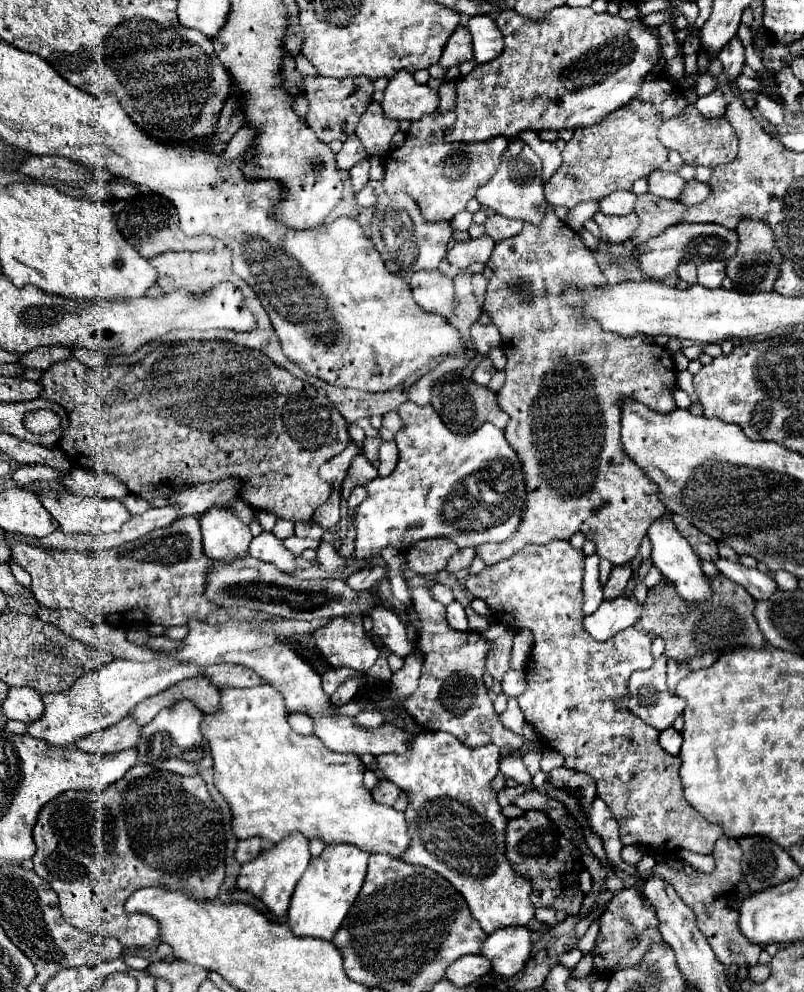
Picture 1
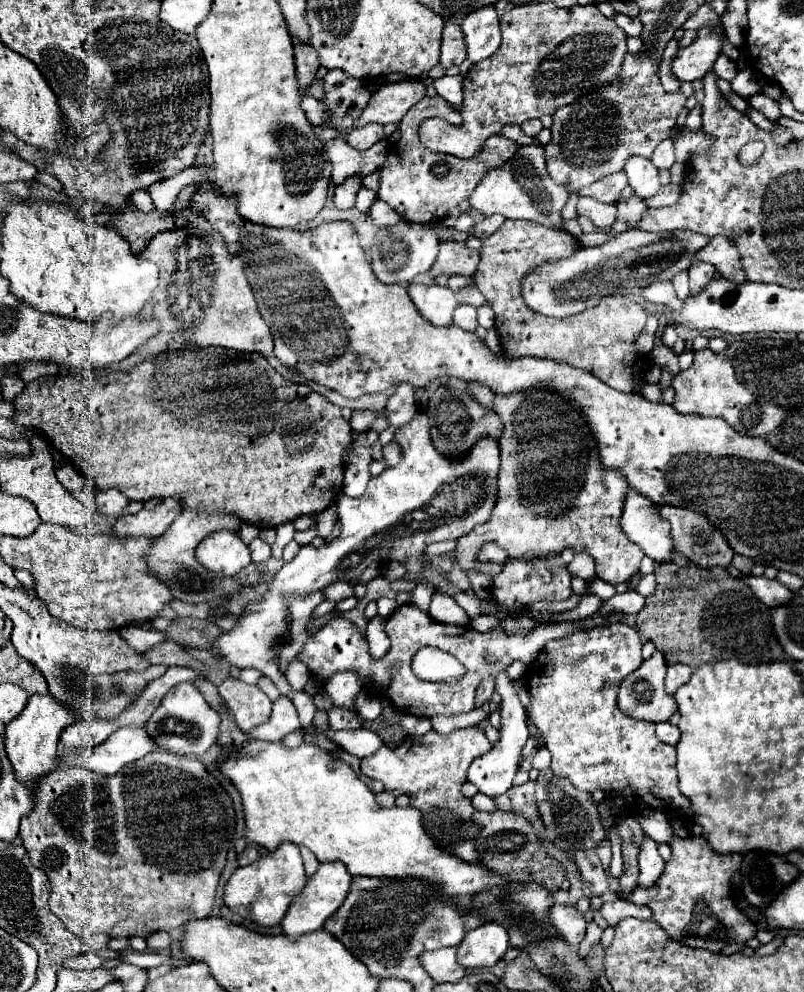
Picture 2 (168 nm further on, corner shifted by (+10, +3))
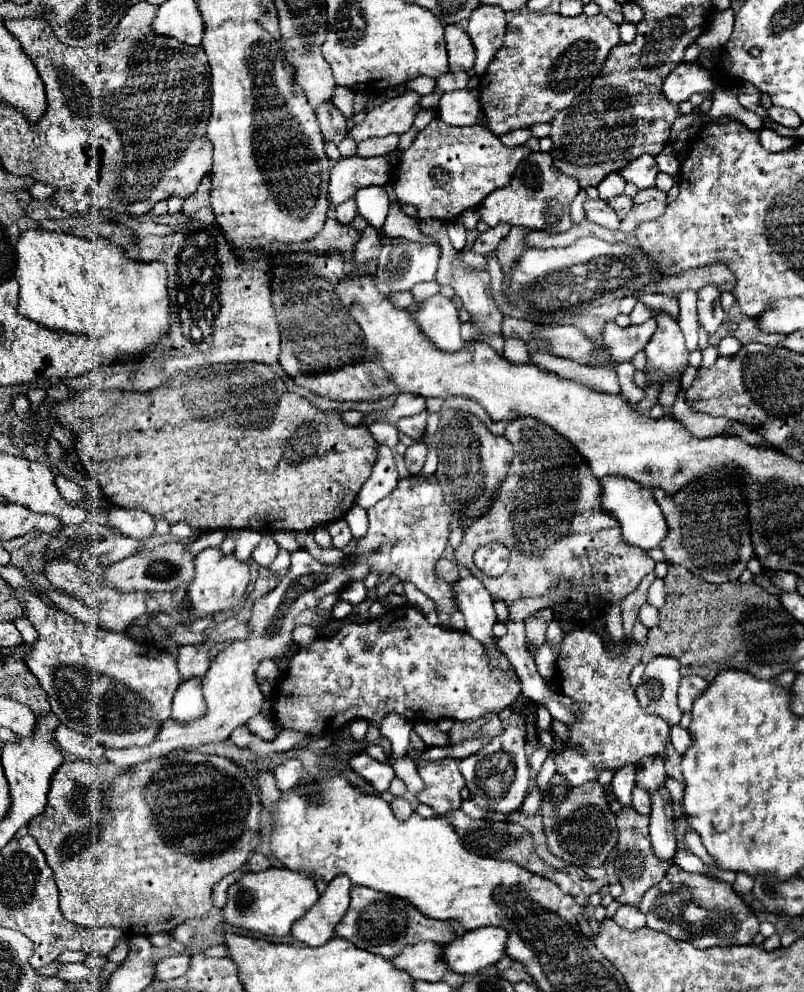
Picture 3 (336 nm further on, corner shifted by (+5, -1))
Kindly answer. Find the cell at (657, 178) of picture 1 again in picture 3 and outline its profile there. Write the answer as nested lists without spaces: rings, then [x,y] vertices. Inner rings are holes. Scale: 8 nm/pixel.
[[[642,155],[642,157],[630,161],[630,163],[620,171],[620,175],[622,175],[628,183],[634,183],[638,189],[654,187],[656,173],[658,173],[658,167],[656,167],[656,159],[654,159],[652,155]]]

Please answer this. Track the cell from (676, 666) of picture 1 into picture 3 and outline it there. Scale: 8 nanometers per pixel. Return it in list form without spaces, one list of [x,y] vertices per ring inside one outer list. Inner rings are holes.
[[[688,675],[682,677],[680,689],[678,689],[678,705],[682,711],[690,711],[692,709],[692,701],[706,689],[708,681],[698,677],[698,675]]]

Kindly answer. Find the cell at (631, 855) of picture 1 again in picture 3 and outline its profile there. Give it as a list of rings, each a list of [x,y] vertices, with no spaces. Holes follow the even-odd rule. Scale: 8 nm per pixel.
[[[632,807],[622,809],[616,815],[616,823],[618,823],[618,831],[620,831],[620,839],[618,839],[618,857],[616,857],[616,873],[618,879],[624,887],[624,893],[616,899],[620,905],[638,905],[642,895],[654,885],[658,883],[668,869],[668,863],[662,863],[654,857],[654,851],[650,847],[650,835],[648,835],[648,817],[636,813]]]

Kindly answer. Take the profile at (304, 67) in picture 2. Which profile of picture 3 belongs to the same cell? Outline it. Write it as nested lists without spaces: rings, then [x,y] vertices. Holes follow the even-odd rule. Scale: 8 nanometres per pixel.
[[[322,103],[322,107],[318,107],[318,111],[316,111],[316,117],[318,117],[320,131],[326,141],[334,141],[338,145],[344,139],[344,135],[348,133],[346,117],[334,103]]]

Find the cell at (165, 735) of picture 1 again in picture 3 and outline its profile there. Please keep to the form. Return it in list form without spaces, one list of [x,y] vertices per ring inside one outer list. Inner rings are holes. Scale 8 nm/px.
[[[188,679],[180,683],[172,701],[170,719],[180,721],[180,723],[190,723],[194,719],[200,719],[204,713],[206,713],[206,703],[204,703],[200,679]]]

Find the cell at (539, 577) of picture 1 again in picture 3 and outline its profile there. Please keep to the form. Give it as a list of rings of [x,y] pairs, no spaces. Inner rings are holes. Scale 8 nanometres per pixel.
[[[588,626],[576,627],[566,634],[556,663],[556,675],[560,679],[562,695],[570,697],[578,705],[574,721],[566,725],[570,735],[566,747],[576,747],[576,761],[580,763],[556,763],[556,767],[570,785],[580,787],[586,781],[596,781],[600,771],[606,769],[616,771],[624,765],[638,765],[648,755],[666,757],[670,727],[660,717],[648,715],[638,707],[634,687],[628,681],[628,675],[640,657],[640,643],[632,641],[628,651],[614,653]]]

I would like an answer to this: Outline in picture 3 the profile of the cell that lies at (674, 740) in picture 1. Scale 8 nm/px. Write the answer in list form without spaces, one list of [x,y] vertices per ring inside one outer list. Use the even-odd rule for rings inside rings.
[[[674,725],[674,727],[670,729],[670,741],[672,741],[672,745],[674,745],[674,749],[676,749],[678,753],[684,753],[684,751],[692,745],[690,733],[688,733],[686,729],[682,729],[680,725]]]

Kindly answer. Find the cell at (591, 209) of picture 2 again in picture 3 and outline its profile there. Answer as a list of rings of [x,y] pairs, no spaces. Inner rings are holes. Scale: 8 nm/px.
[[[586,199],[584,201],[584,213],[586,213],[588,221],[594,221],[594,223],[610,229],[610,231],[616,231],[620,227],[618,215],[614,215],[612,207],[602,199]]]

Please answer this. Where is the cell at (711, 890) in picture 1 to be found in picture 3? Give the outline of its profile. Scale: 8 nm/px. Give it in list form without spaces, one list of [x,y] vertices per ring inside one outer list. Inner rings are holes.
[[[676,865],[670,867],[666,877],[650,887],[642,901],[640,911],[648,919],[648,927],[672,935],[672,939],[688,941],[694,947],[730,947],[730,945],[752,945],[758,935],[758,919],[754,911],[736,895],[730,883],[712,879],[702,873],[688,873]]]

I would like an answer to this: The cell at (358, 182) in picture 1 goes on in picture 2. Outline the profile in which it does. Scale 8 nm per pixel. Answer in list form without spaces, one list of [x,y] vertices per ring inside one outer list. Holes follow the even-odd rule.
[[[347,179],[341,187],[335,189],[335,207],[337,209],[353,209],[357,191],[361,189],[361,179]]]

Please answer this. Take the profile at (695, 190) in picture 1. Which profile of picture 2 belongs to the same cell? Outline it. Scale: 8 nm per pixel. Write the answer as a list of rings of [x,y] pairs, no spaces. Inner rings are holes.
[[[669,183],[669,185],[661,187],[657,195],[653,195],[653,197],[645,199],[645,205],[647,205],[647,207],[651,207],[651,209],[669,207],[669,205],[677,203],[679,195],[681,195],[681,185],[673,185],[673,183]]]

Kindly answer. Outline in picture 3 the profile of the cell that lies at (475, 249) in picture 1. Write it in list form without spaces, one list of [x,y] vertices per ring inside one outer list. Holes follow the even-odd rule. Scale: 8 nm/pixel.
[[[420,221],[420,231],[422,231],[422,235],[432,237],[436,241],[436,245],[440,247],[440,251],[442,251],[440,263],[438,263],[438,271],[436,271],[436,281],[440,285],[450,285],[456,291],[456,295],[462,299],[464,309],[474,315],[474,325],[480,327],[480,333],[474,339],[490,341],[494,335],[500,335],[502,313],[498,311],[498,307],[494,303],[494,297],[490,295],[490,275],[486,271],[476,271],[476,269],[470,269],[470,267],[462,267],[462,263],[460,263],[462,253],[452,247],[452,243],[448,239],[448,231],[446,231],[446,235],[438,235],[436,237],[436,229],[434,229],[432,221]]]

